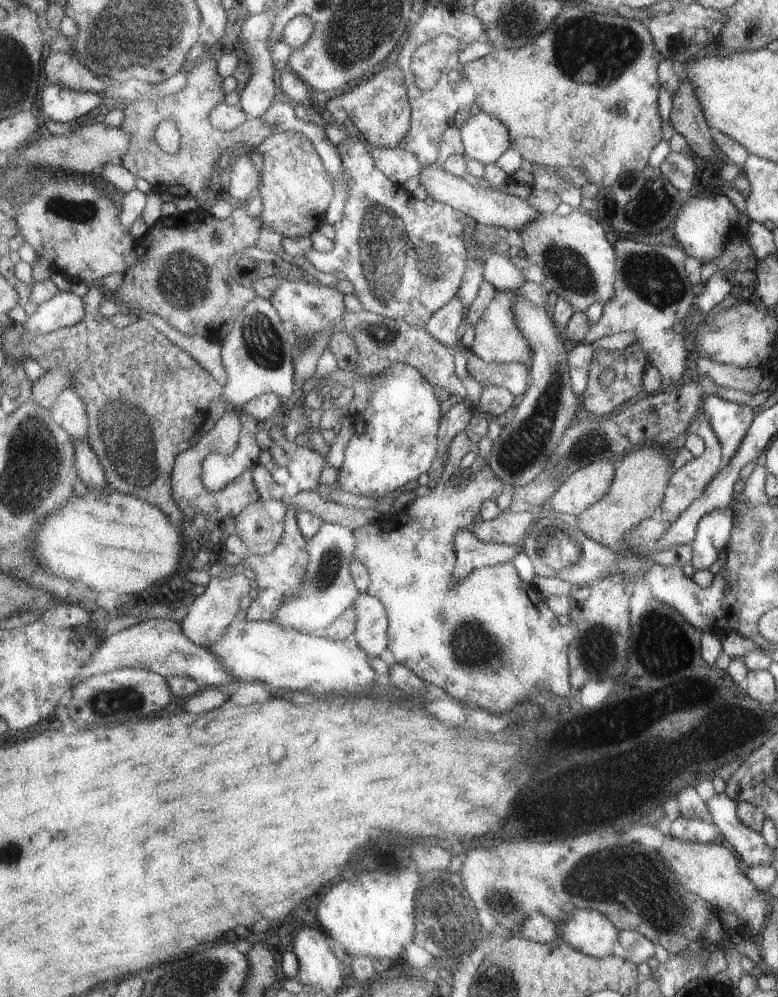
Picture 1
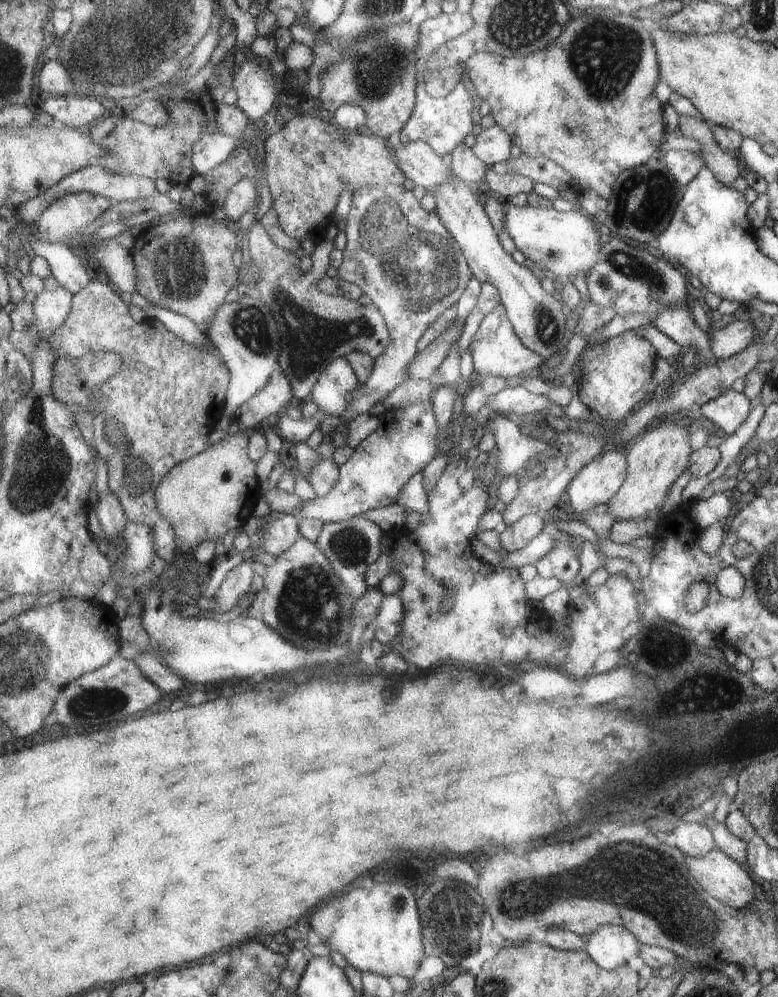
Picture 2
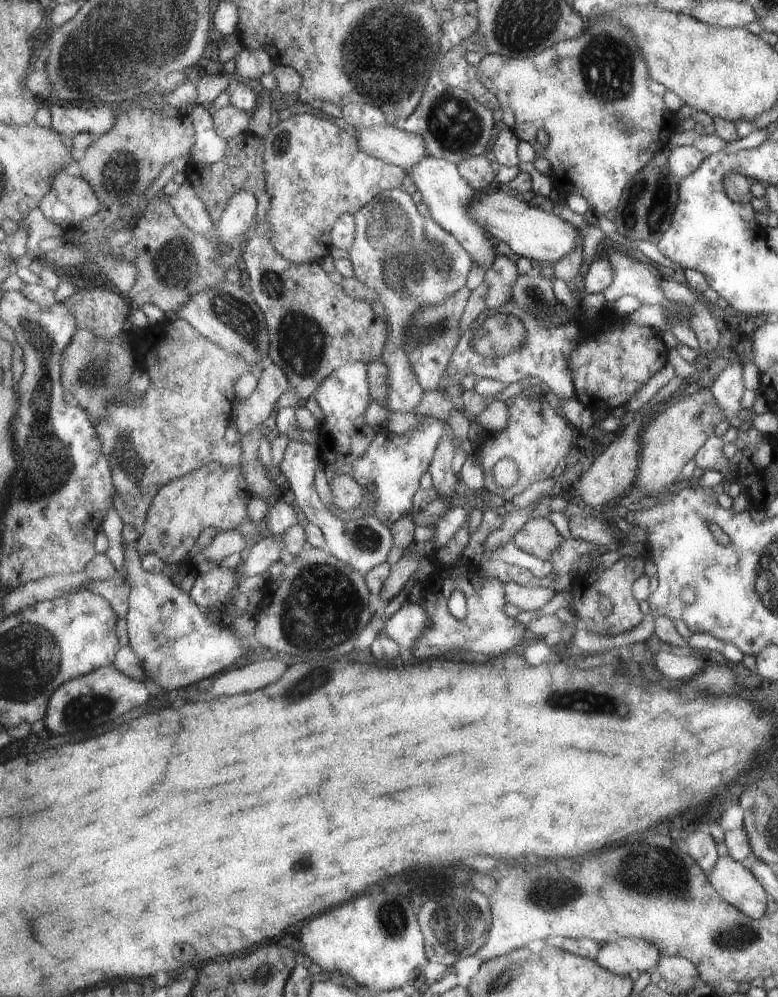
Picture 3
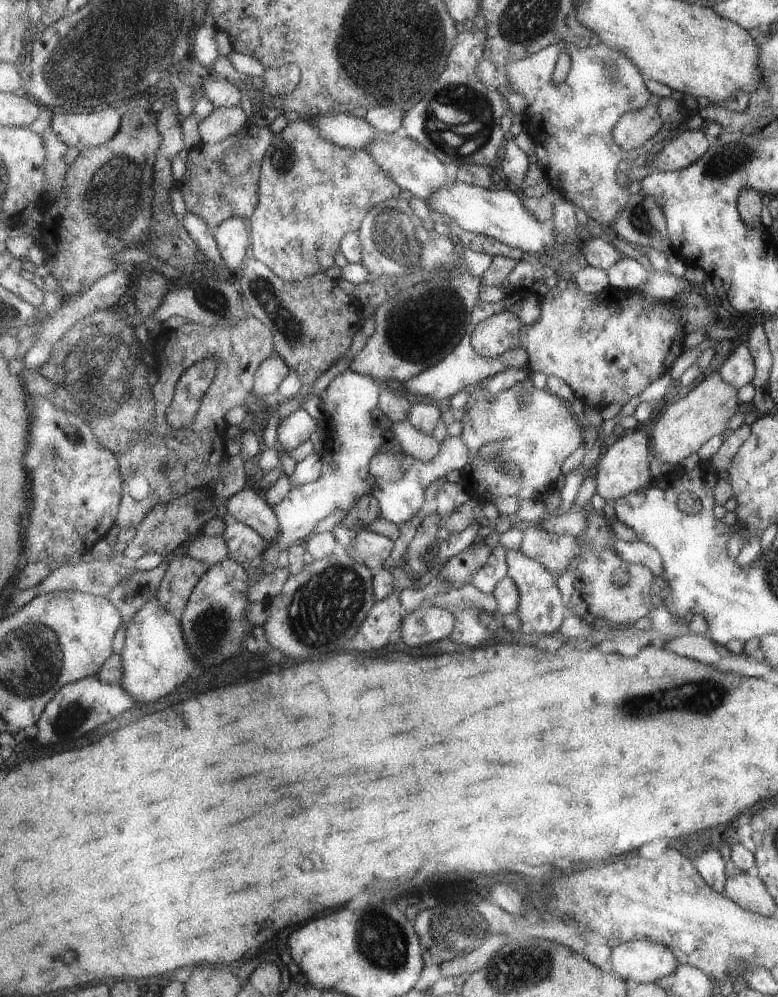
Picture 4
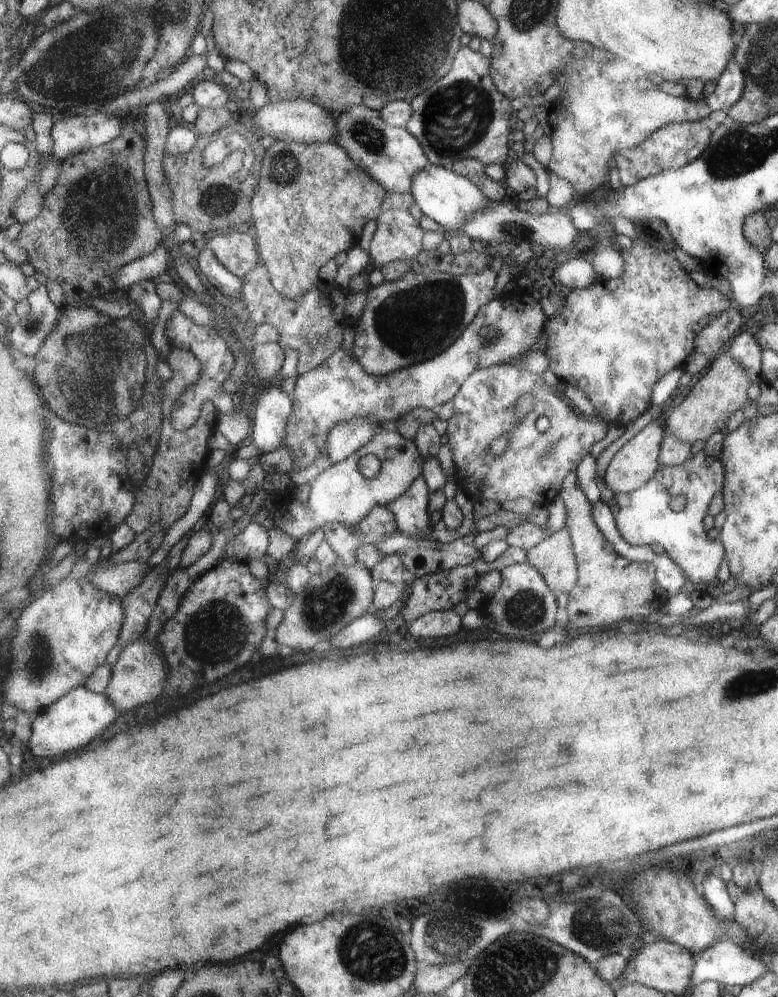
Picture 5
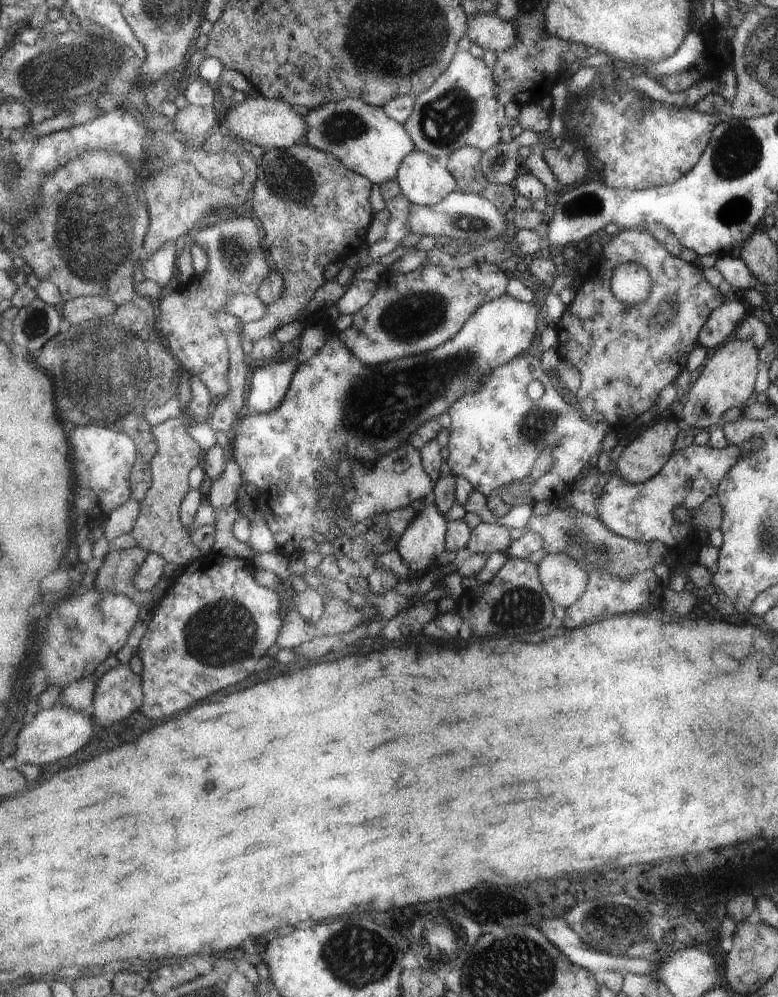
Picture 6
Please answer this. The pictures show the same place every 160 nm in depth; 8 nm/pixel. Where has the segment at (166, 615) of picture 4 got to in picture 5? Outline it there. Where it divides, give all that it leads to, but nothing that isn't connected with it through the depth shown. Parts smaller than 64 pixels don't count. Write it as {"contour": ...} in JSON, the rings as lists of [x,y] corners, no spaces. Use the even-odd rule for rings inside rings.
{"contour":[[[144,636],[139,640],[133,640],[131,644],[127,644],[127,647],[122,649],[113,667],[113,673],[106,694],[119,712],[129,712],[133,708],[145,706],[147,702],[157,700],[159,696],[164,696],[165,682],[169,676],[167,662],[157,650],[157,643],[145,641]]]}

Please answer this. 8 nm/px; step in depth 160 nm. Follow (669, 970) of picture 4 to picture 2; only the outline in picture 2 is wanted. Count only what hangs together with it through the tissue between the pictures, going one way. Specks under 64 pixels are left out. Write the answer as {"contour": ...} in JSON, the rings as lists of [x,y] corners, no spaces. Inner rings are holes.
{"contour":[[[603,925],[587,935],[584,950],[600,967],[608,971],[627,965],[642,952],[642,943],[628,928]]]}

